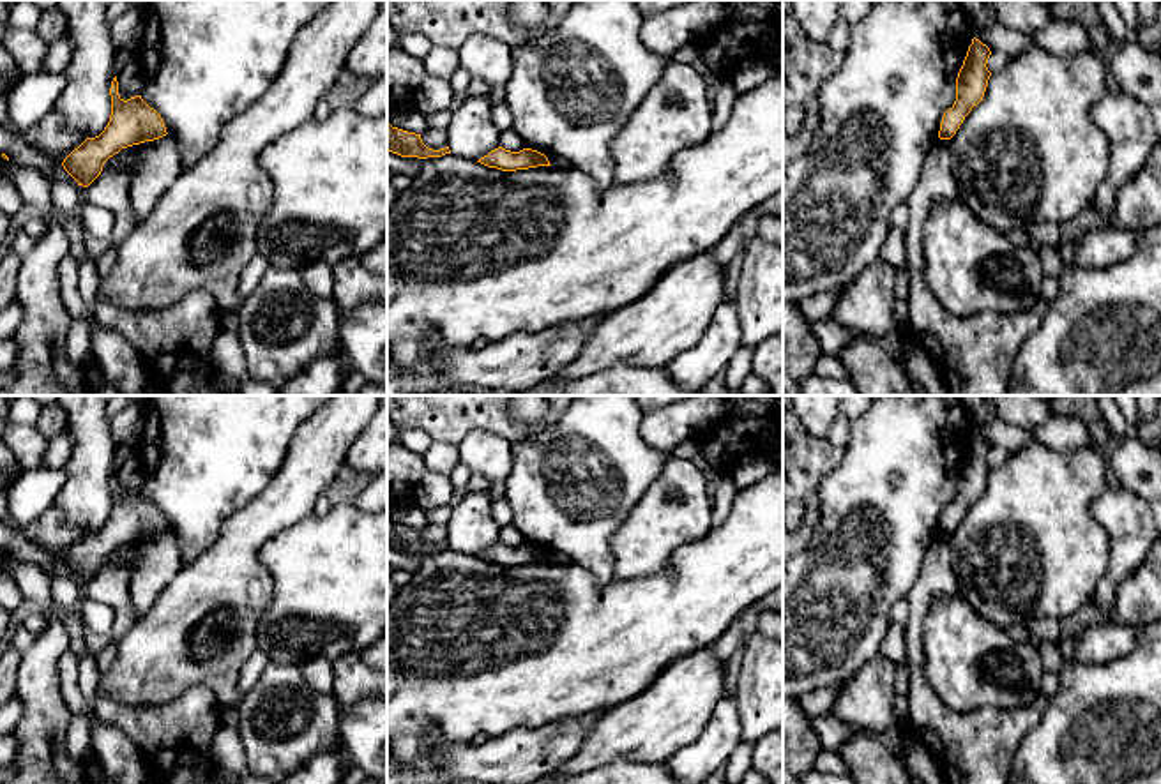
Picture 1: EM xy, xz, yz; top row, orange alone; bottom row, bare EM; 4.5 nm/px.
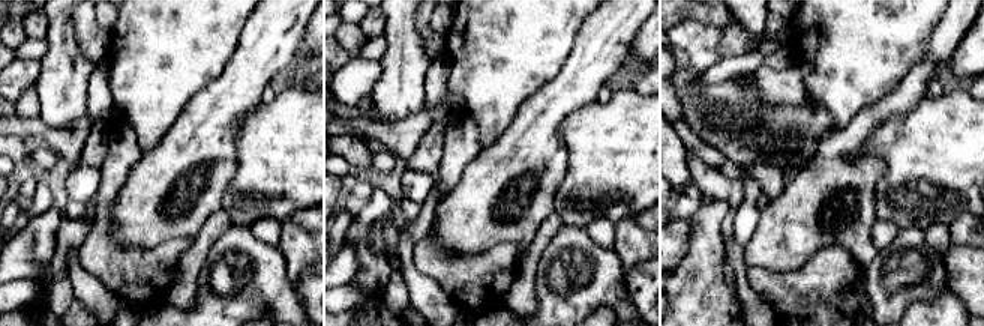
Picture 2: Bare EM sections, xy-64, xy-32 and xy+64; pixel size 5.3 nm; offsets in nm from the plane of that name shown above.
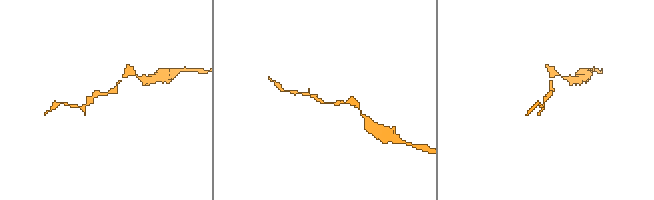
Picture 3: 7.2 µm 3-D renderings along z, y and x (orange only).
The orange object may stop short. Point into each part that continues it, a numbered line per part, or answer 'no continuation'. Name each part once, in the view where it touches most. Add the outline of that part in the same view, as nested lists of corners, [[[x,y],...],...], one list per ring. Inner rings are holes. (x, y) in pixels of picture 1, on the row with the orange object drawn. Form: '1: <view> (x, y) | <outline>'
no continuation

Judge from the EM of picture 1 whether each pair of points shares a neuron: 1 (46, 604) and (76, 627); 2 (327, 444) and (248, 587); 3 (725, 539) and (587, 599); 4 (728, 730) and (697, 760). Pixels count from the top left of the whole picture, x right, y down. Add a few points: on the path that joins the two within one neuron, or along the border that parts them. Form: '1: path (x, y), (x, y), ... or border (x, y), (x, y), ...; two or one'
1: path (53, 610), (69, 622); one
2: path (301, 479), (248, 535), (248, 551); one
3: path (691, 572), (660, 604), (621, 604); one
4: path (721, 737), (704, 754); one

